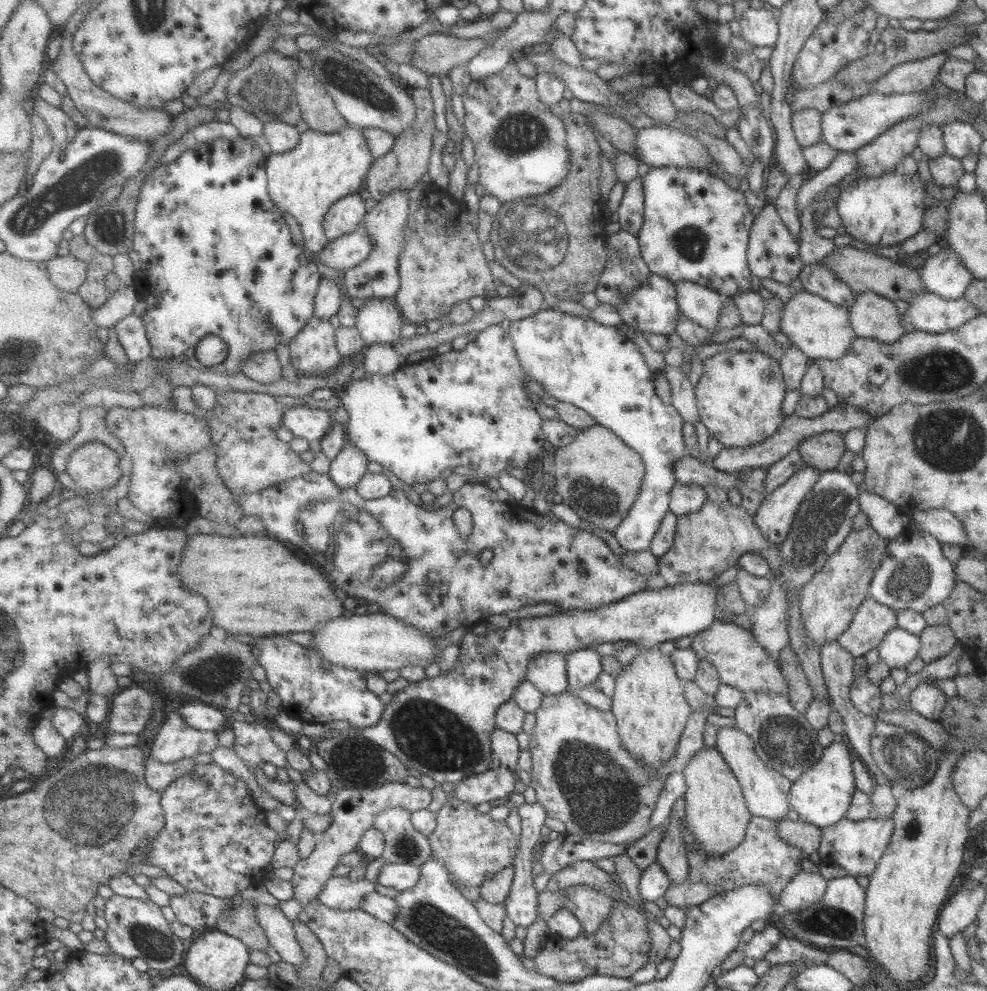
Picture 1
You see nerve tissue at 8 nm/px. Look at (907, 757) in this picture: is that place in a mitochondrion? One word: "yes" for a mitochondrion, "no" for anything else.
yes

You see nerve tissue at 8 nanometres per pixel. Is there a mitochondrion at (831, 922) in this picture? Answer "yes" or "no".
yes

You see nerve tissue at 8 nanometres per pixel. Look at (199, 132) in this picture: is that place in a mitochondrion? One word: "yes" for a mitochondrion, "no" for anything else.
no

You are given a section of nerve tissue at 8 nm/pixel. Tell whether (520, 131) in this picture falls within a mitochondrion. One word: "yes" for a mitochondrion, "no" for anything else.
yes

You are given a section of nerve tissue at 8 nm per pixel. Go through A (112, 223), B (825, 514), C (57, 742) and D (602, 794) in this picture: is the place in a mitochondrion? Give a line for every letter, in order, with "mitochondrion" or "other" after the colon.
A: mitochondrion
B: mitochondrion
C: other
D: mitochondrion

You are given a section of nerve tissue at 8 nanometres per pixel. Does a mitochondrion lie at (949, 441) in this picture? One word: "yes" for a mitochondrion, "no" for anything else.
yes

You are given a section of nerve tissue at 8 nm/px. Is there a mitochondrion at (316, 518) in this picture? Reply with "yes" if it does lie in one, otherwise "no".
yes

